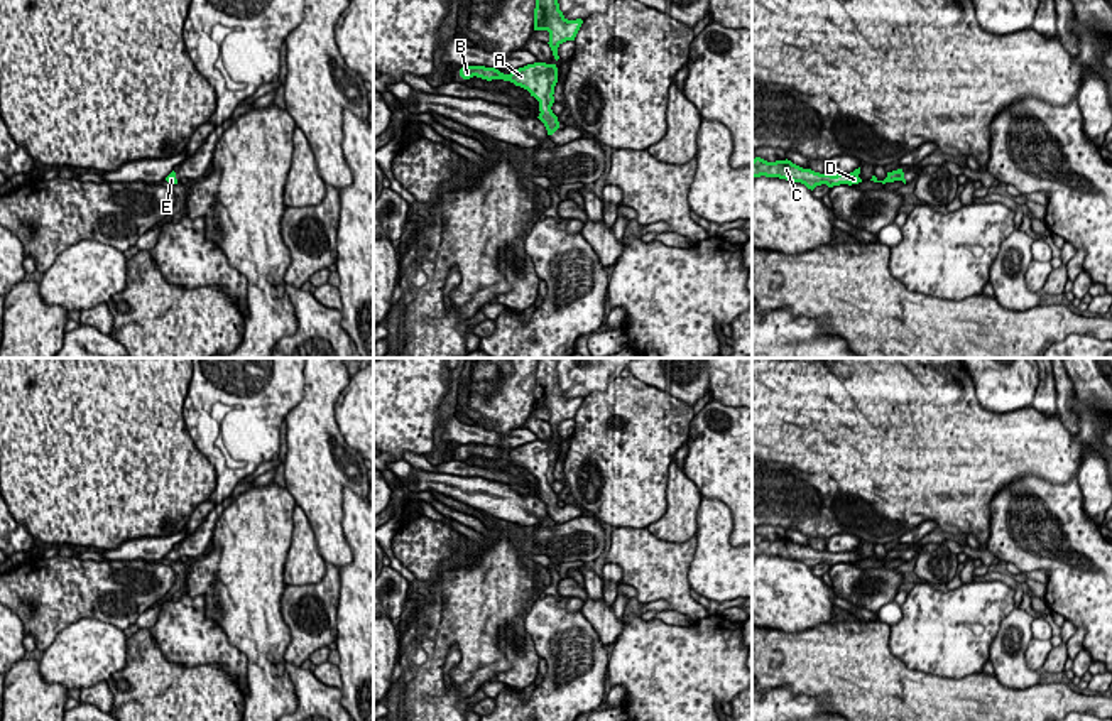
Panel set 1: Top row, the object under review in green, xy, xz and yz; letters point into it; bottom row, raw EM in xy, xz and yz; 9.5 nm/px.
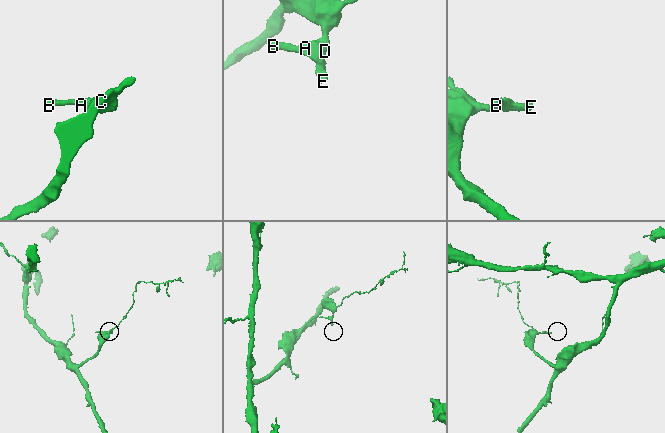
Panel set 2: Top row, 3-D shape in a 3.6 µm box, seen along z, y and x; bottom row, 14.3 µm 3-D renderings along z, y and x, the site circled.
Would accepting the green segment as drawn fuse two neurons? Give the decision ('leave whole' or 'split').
leave whole

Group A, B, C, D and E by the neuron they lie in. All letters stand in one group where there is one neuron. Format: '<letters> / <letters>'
A B C D E

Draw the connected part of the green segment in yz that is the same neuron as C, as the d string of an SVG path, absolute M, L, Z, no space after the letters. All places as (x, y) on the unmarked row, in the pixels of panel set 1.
M755 535L752 539L752 556L779 556L793 561L801 561L808 567L815 567L816 564L826 562L828 566L840 564L840 562L859 562L862 557L859 556L860 545L855 547L850 552L820 552L811 547L803 547L791 539L776 539L776 540L767 540L760 535Z

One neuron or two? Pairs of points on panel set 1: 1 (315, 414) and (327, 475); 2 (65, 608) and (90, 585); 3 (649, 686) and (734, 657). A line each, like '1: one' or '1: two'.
1: one
2: one
3: one

